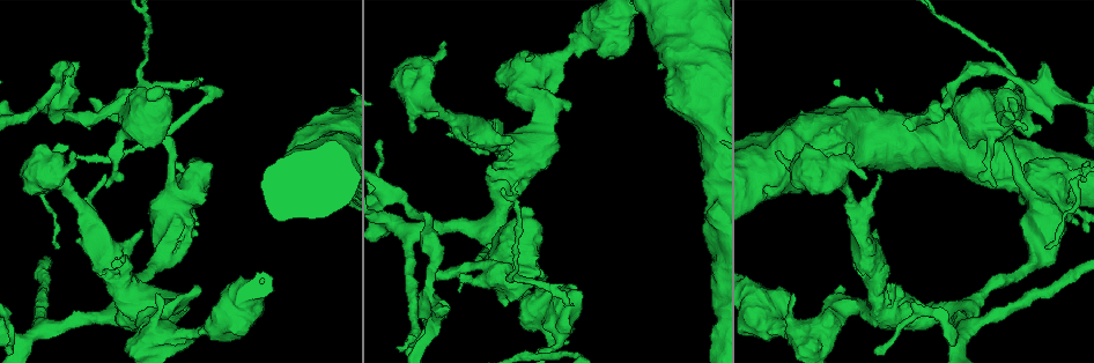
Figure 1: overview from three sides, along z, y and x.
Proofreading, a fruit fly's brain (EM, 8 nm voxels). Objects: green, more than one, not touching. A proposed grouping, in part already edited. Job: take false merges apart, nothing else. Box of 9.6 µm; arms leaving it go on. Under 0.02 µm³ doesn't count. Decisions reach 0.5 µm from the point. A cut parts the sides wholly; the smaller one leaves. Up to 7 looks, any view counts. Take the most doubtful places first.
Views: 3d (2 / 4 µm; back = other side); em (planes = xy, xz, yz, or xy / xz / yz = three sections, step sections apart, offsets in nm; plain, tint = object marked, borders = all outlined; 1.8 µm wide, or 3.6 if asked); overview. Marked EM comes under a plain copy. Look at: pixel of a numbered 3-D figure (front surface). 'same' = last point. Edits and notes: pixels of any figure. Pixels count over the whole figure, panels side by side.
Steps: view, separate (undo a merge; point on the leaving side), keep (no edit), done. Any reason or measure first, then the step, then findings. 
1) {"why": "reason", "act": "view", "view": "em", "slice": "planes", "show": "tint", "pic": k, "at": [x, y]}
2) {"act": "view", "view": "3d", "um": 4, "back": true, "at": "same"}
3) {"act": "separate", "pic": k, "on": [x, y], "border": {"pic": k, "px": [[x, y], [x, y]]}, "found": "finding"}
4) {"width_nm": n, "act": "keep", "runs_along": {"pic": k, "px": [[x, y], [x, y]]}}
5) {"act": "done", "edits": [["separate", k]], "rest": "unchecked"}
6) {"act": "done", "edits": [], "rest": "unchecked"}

{"why": "touches itself", "act": "view", "view": "em", "slice": "yz", "step": 8, "show": "tint", "pic": 1, "at": [469, 124]}

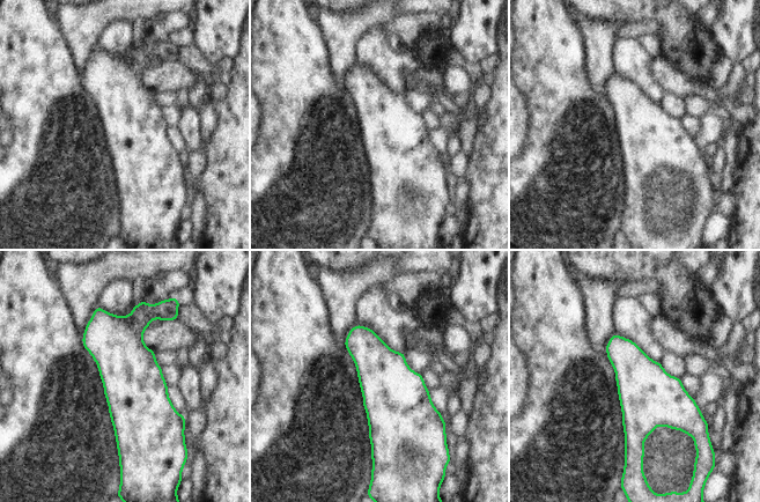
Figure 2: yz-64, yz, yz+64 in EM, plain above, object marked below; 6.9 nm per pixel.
{"act": "view", "view": "em", "slice": "planes", "show": "borders", "at": "same"}

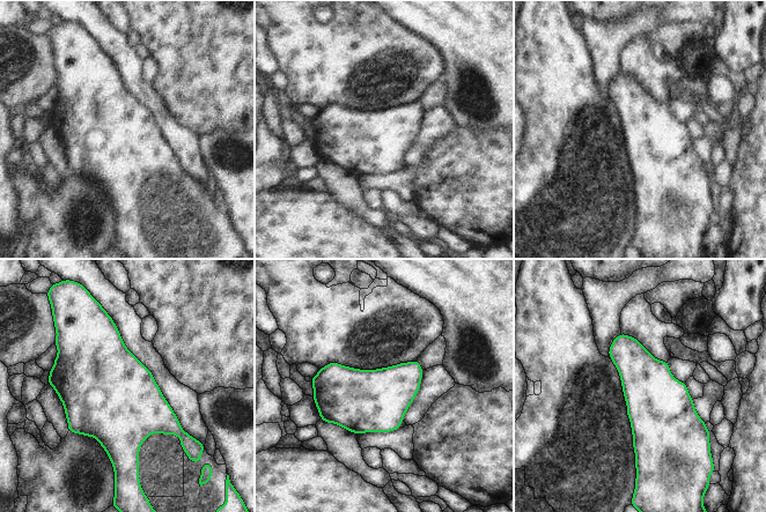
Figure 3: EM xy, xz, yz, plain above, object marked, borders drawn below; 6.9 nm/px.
{"width_nm": 440, "act": "keep", "found": "continuous, no second neuron"}

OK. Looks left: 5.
{"why": "sharp bend", "act": "view", "view": "3d", "um": 2, "pic": 1, "at": [490, 236]}

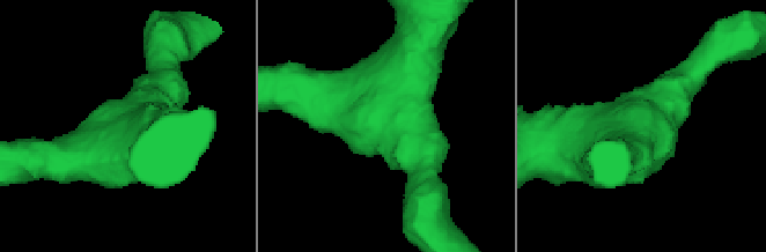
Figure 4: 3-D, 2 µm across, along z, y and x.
{"why": "need the tissue", "act": "view", "view": "em", "slice": "xy", "step": 16, "show": "tint", "pic": 4, "at": [389, 120]}

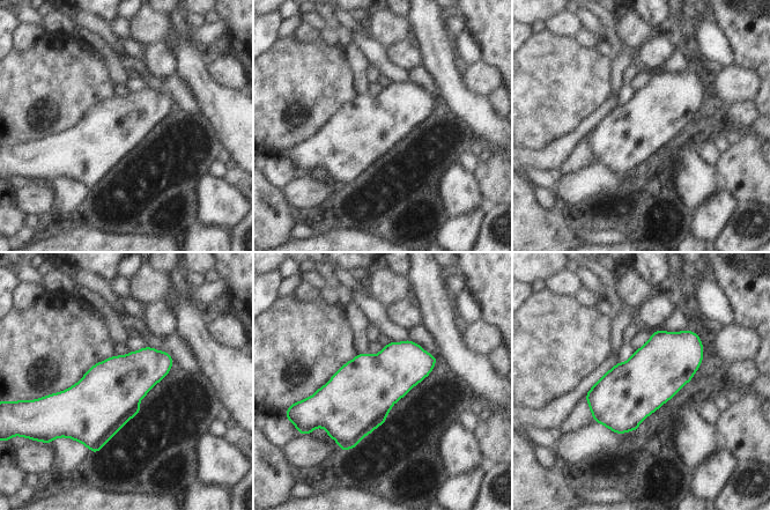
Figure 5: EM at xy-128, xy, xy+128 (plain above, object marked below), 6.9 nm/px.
{"act": "view", "view": "em", "slice": "planes", "show": "tint", "at": "same"}

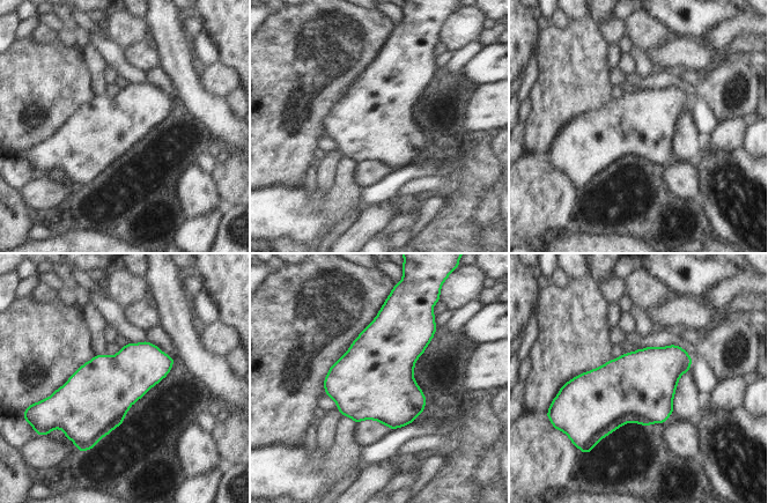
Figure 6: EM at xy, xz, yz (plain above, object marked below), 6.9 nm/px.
{"act": "keep", "found": "continuous, no second neuron"}

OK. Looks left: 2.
{"why": "sharp bend", "act": "view", "view": "em", "um": 3.6, "slice": "planes", "show": "tint", "pic": 1, "at": [1030, 194]}

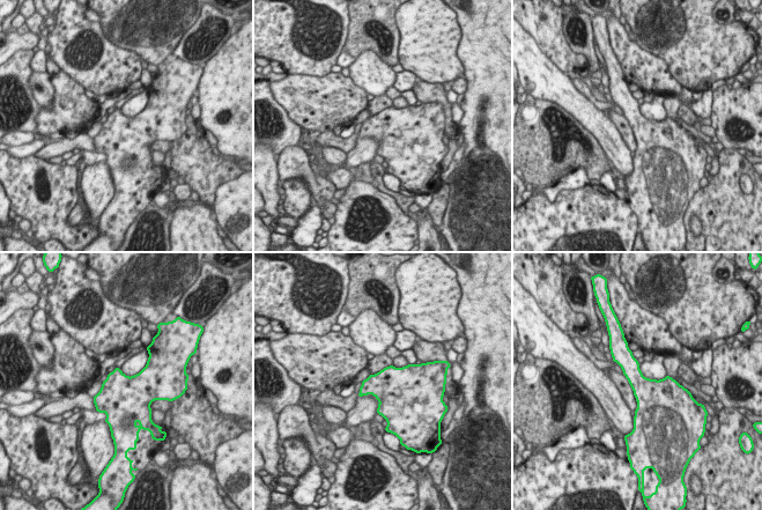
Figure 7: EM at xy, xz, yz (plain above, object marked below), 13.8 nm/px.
{"width_nm": 360, "act": "keep", "found": "all the same neuron"}

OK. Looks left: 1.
{"act": "done", "edits": [], "rest": "unchecked"}

